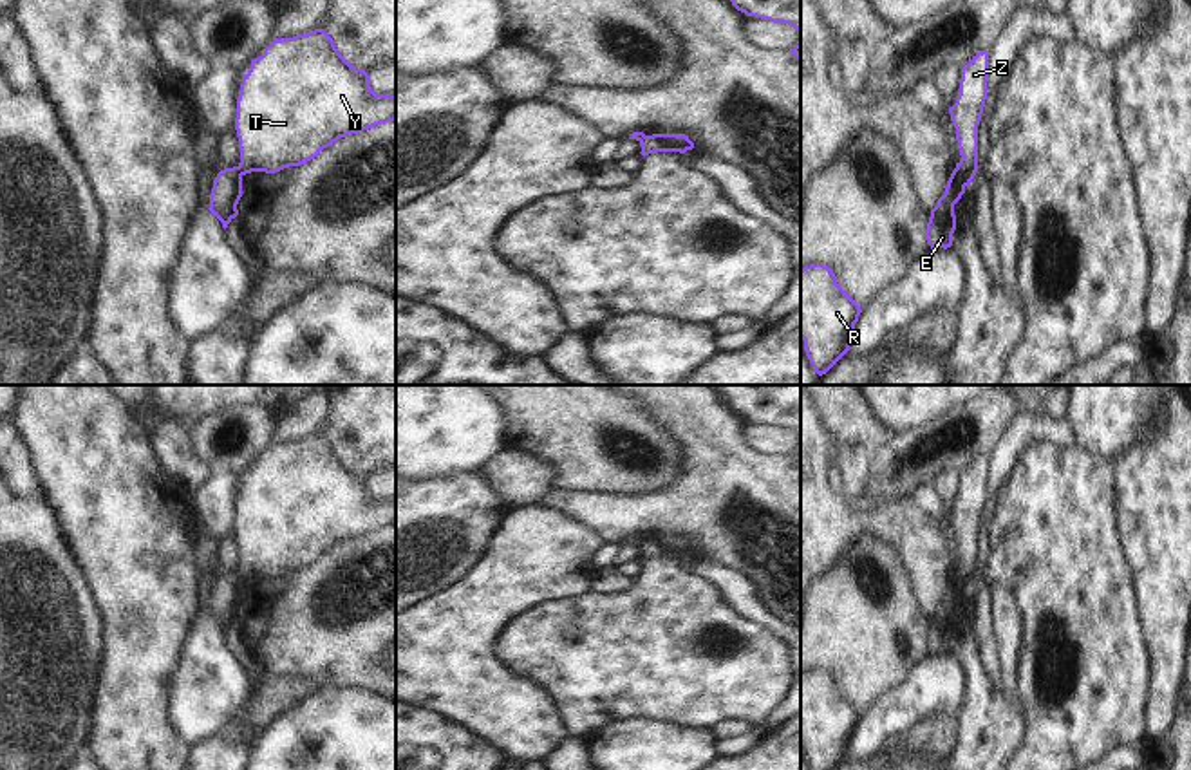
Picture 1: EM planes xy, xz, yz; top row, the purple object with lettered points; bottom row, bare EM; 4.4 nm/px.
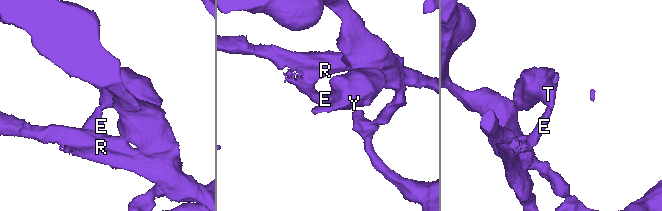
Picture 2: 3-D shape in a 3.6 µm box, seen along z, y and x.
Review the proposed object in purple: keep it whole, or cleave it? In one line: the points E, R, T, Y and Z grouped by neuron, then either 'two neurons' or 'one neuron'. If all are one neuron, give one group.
E R / T Y Z; two neurons

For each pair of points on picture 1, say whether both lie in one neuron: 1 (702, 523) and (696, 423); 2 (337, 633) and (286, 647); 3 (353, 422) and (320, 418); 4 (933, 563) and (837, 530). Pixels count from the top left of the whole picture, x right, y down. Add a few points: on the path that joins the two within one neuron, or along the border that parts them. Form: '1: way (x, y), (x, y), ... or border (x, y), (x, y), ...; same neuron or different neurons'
1: way (702, 497), (702, 449); same neuron
2: way (324, 633), (299, 635); same neuron
3: border (333, 403), (329, 425), (322, 432); different neurons
4: way (909, 539), (893, 523), (861, 523); same neuron

